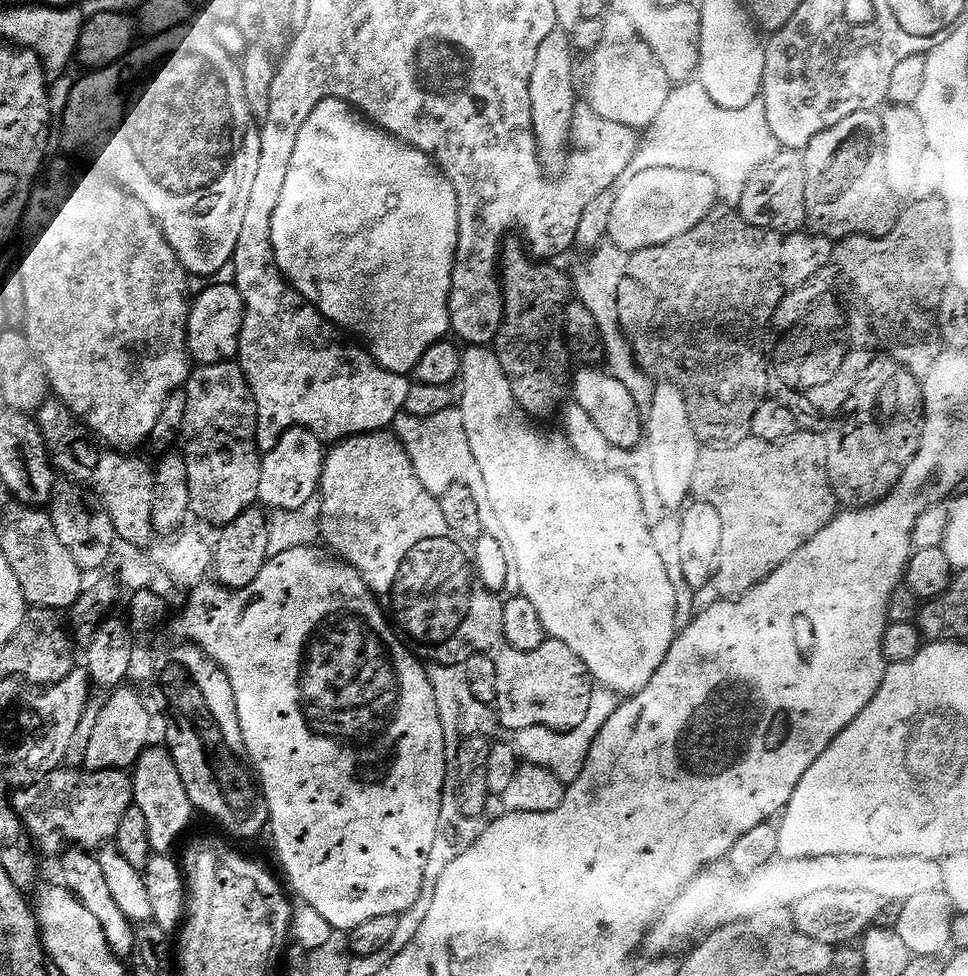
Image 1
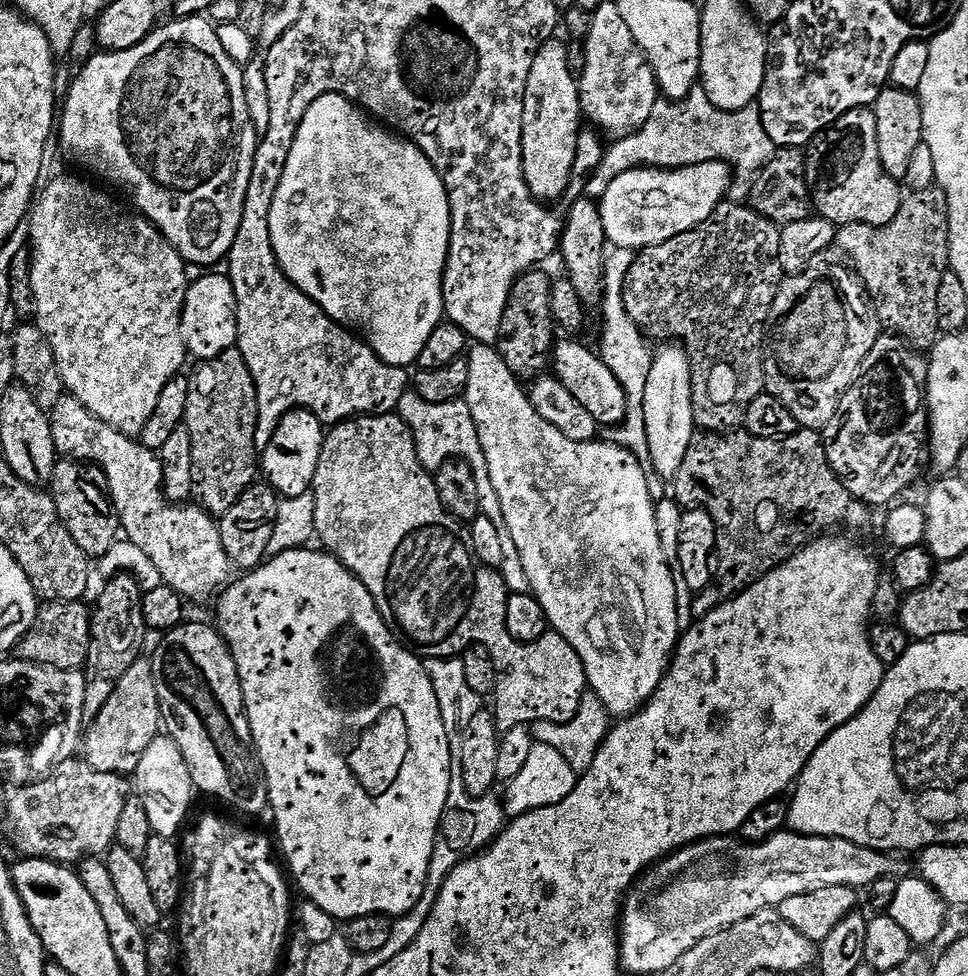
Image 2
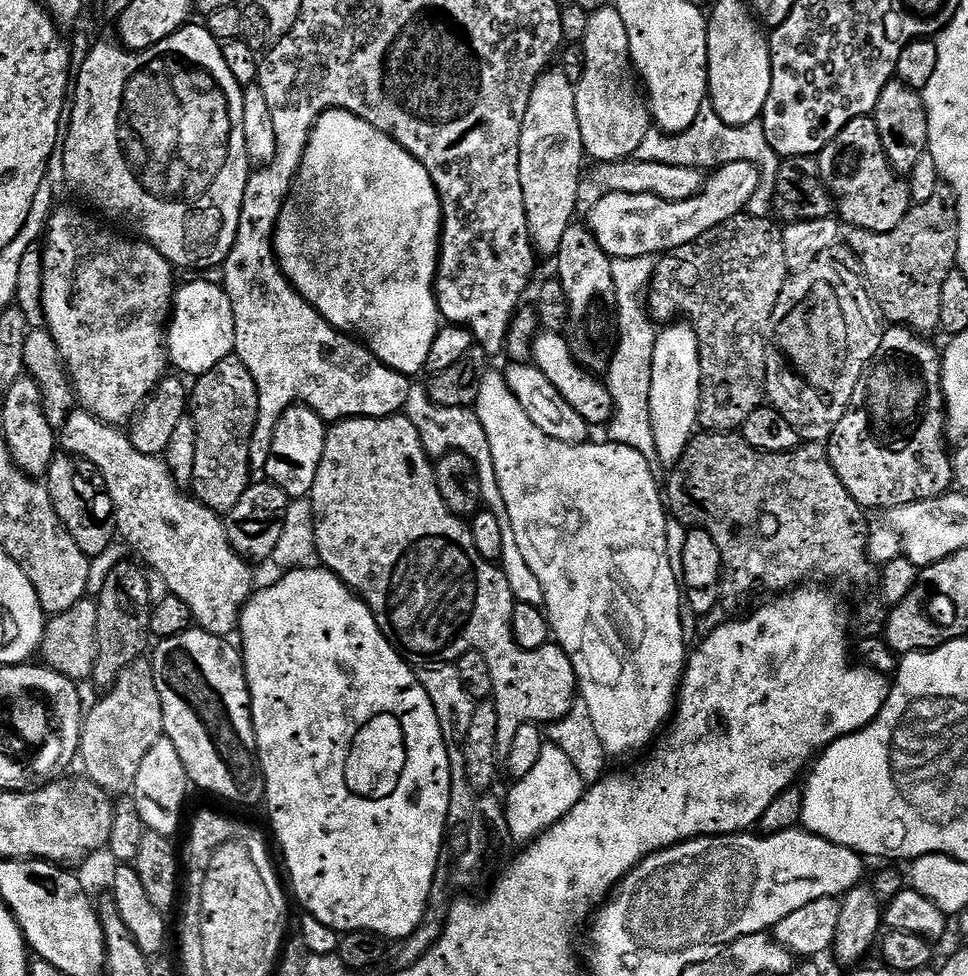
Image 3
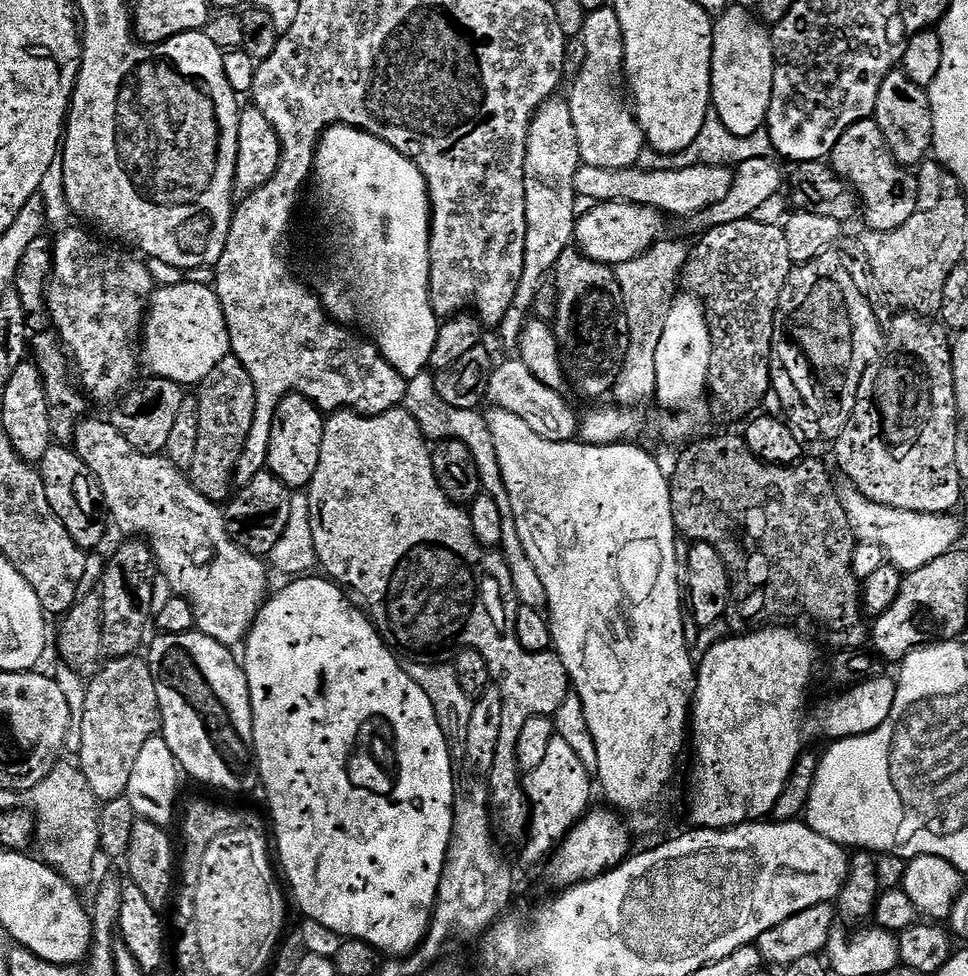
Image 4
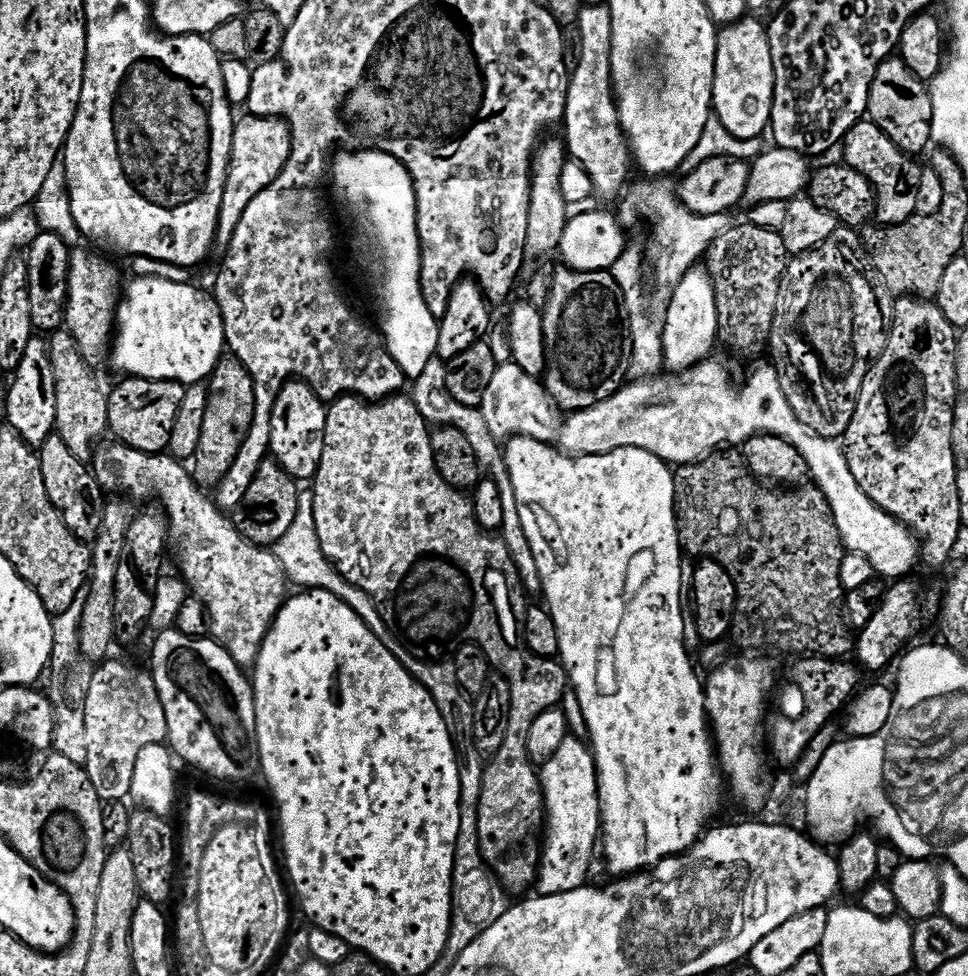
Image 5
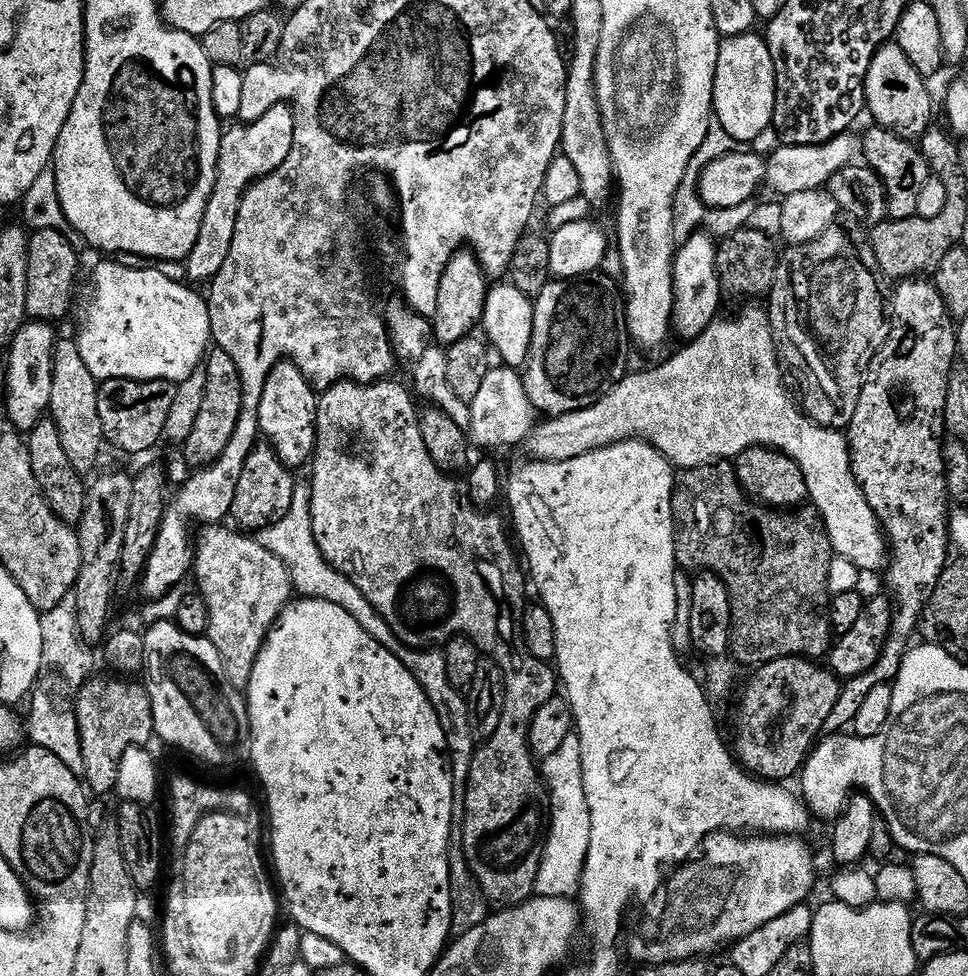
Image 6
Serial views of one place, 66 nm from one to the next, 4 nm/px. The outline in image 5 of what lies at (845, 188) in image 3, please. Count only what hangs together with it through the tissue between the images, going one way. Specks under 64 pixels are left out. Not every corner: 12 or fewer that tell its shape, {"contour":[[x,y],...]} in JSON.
{"contour":[[868,118],[842,141],[843,163],[875,192],[875,219],[917,215],[924,168]]}

